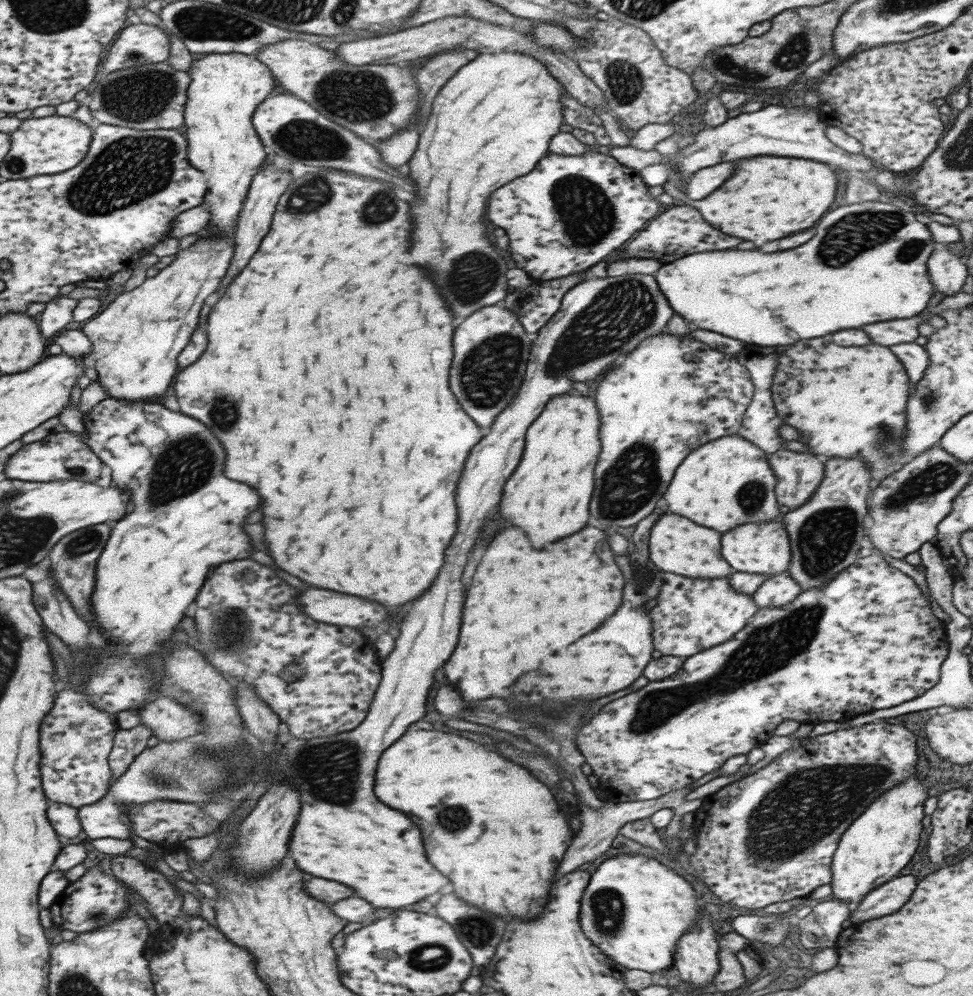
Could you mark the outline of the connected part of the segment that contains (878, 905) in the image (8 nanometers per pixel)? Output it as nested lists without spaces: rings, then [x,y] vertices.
[[[907,874],[885,882],[881,888],[875,888],[861,900],[857,910],[851,914],[851,922],[861,924],[871,918],[881,918],[881,916],[889,916],[891,912],[897,912],[913,896],[913,890],[917,888],[917,880],[919,878]]]

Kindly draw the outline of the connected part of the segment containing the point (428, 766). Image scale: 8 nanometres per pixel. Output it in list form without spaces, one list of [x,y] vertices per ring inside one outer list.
[[[415,730],[415,732],[407,732],[405,736],[401,736],[401,740],[393,742],[389,748],[385,748],[385,752],[381,754],[379,764],[377,764],[373,790],[375,790],[377,800],[381,800],[383,804],[389,804],[389,808],[397,808],[397,810],[405,812],[409,818],[417,818],[413,824],[417,824],[417,828],[421,832],[423,850],[425,850],[429,864],[455,886],[455,896],[461,898],[465,904],[475,906],[475,908],[485,910],[485,912],[491,912],[493,916],[499,916],[503,920],[519,918],[523,922],[529,922],[529,920],[535,920],[539,914],[543,914],[551,884],[555,880],[555,868],[561,862],[565,848],[571,844],[571,838],[575,838],[575,830],[569,828],[569,816],[559,812],[561,808],[557,808],[551,792],[541,782],[537,782],[527,770],[505,760],[497,752],[489,752],[489,750],[481,748],[479,744],[465,740],[465,738],[459,738],[455,734],[433,732],[433,730]]]

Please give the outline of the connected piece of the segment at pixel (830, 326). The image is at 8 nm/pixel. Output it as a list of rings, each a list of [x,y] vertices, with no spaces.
[[[861,202],[861,204],[839,206],[839,208],[829,210],[825,216],[821,216],[821,220],[815,224],[815,228],[817,228],[817,234],[811,240],[807,240],[805,244],[801,244],[797,248],[789,248],[785,252],[769,252],[769,254],[759,252],[759,250],[697,252],[697,254],[689,254],[679,260],[673,260],[671,264],[663,264],[653,276],[659,284],[659,290],[663,292],[665,300],[669,302],[671,310],[677,312],[681,318],[689,320],[691,324],[695,324],[701,330],[717,332],[721,336],[735,338],[735,340],[741,340],[741,342],[753,344],[753,346],[787,346],[787,344],[793,344],[803,338],[817,338],[817,336],[825,336],[829,332],[837,332],[837,330],[845,330],[845,328],[859,328],[859,326],[871,324],[871,322],[895,320],[895,318],[907,320],[907,318],[919,316],[919,312],[927,306],[927,300],[935,294],[935,288],[927,274],[927,260],[929,260],[931,252],[935,250],[935,242],[933,242],[931,232],[927,232],[927,228],[915,220],[915,214],[911,214],[911,212],[903,214],[901,208],[897,208],[889,202],[885,202],[885,204],[883,202]]]

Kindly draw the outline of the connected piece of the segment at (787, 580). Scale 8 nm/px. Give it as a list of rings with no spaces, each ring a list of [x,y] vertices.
[[[785,572],[773,578],[765,578],[765,582],[751,594],[751,600],[757,610],[773,610],[791,604],[803,590],[799,584]]]

